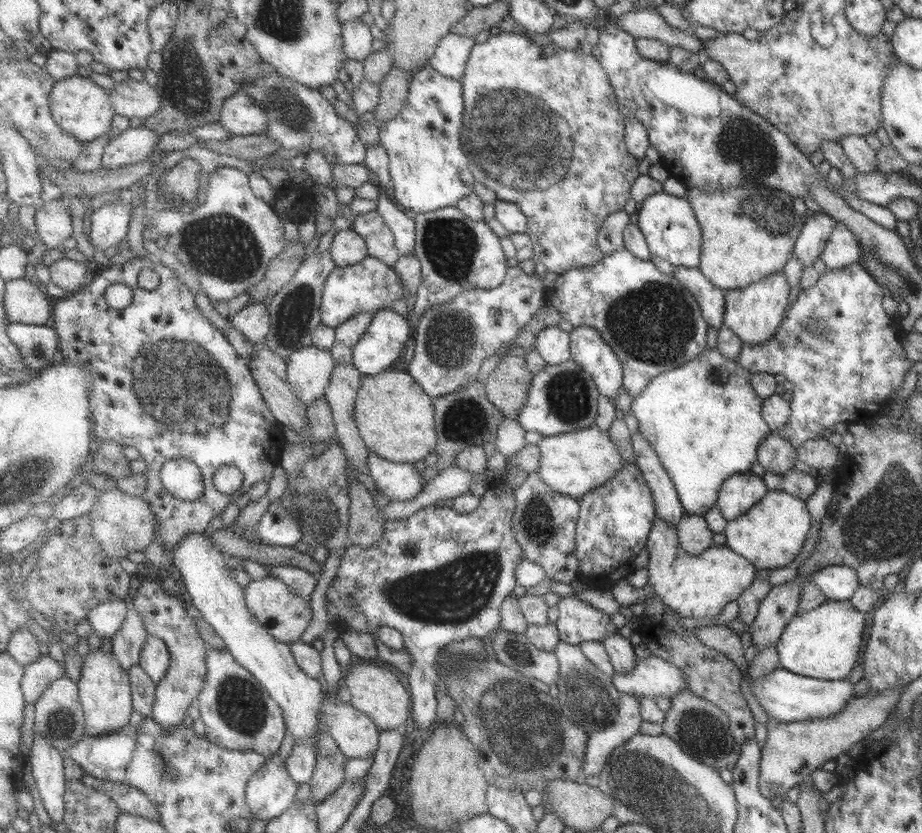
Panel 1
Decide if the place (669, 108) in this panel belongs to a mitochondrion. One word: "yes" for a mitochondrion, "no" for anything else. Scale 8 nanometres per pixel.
no

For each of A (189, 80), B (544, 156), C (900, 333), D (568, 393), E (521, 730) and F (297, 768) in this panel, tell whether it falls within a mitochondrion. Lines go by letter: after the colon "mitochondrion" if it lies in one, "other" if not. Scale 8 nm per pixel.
A: mitochondrion
B: mitochondrion
C: other
D: mitochondrion
E: mitochondrion
F: other

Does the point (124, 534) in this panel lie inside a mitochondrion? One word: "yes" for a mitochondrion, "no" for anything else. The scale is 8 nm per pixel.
yes

